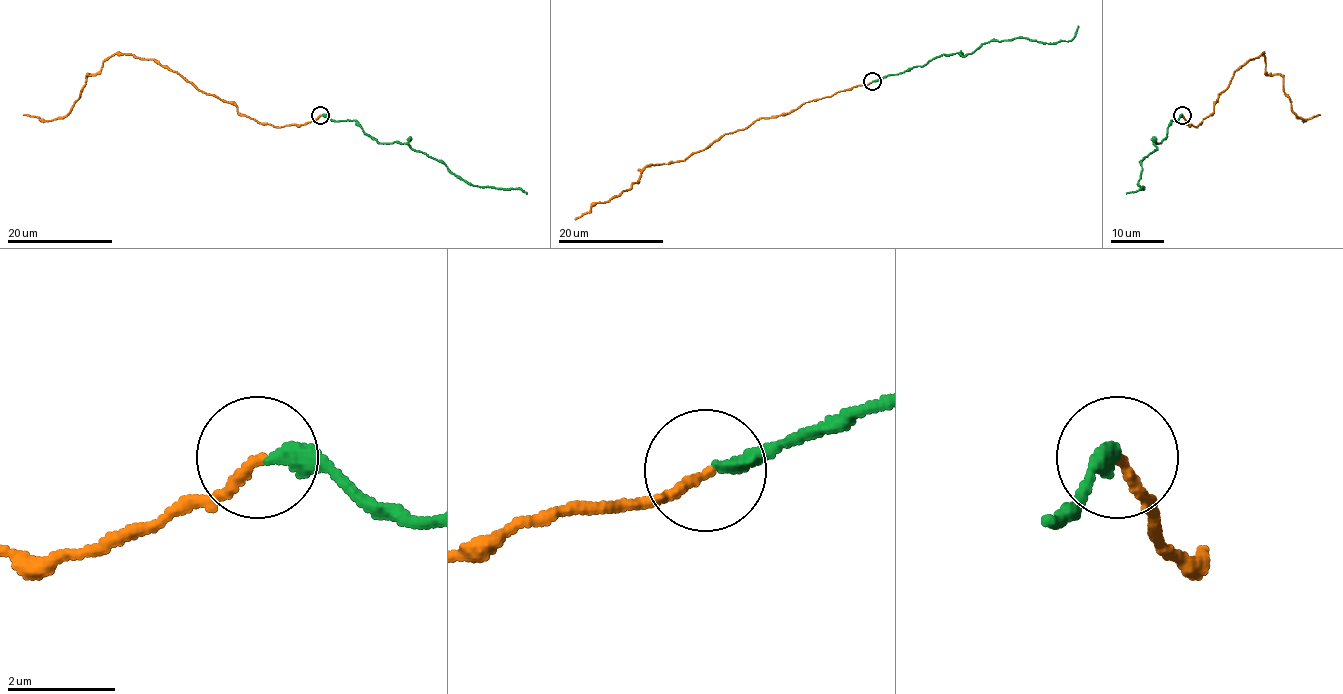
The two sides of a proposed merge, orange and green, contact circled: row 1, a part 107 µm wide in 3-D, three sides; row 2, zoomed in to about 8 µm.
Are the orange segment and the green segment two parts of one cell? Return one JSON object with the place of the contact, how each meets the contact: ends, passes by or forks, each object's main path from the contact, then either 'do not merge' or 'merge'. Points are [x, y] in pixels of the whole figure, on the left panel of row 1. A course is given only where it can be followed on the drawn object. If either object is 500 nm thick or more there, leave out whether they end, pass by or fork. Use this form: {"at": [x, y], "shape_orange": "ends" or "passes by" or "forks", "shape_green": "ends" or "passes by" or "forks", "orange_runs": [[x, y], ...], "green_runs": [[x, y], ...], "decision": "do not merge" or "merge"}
{"at": [320, 115], "shape_orange": "ends", "shape_green": "ends", "orange_runs": [[320, 115], [299, 125], [261, 124], [131, 54], [112, 54], [87, 75], [65, 116], [24, 115]], "green_runs": [[320, 116], [336, 121], [353, 120], [379, 142], [408, 144], [441, 161], [467, 182], [518, 189], [527, 194]], "decision": "merge"}

